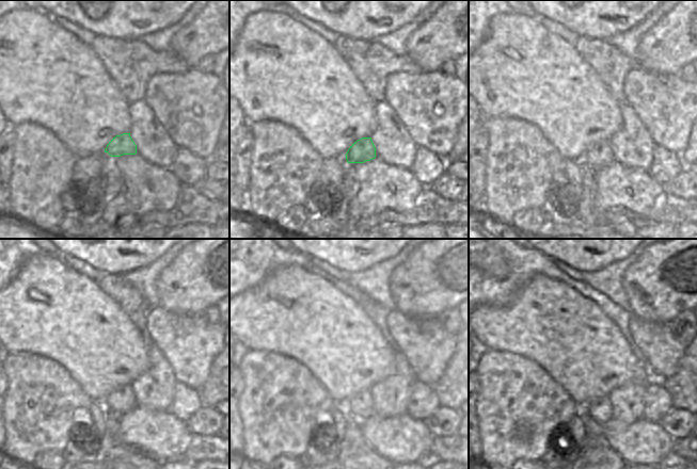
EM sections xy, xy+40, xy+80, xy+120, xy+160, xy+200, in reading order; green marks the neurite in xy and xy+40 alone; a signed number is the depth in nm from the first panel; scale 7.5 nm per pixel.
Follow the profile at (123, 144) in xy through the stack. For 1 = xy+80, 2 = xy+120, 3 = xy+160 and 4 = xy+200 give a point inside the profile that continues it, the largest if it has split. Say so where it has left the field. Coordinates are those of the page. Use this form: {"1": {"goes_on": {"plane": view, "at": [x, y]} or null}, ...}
{"1": {"goes_on": {"plane": "xy+80", "at": [600, 155]}}, "2": {"goes_on": {"plane": "xy+120", "at": [122, 400]}}, "3": {"goes_on": {"plane": "xy+160", "at": [361, 406]}}, "4": {"goes_on": {"plane": "xy+200", "at": [601, 410]}}}

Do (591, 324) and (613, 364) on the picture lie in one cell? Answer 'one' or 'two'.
one

